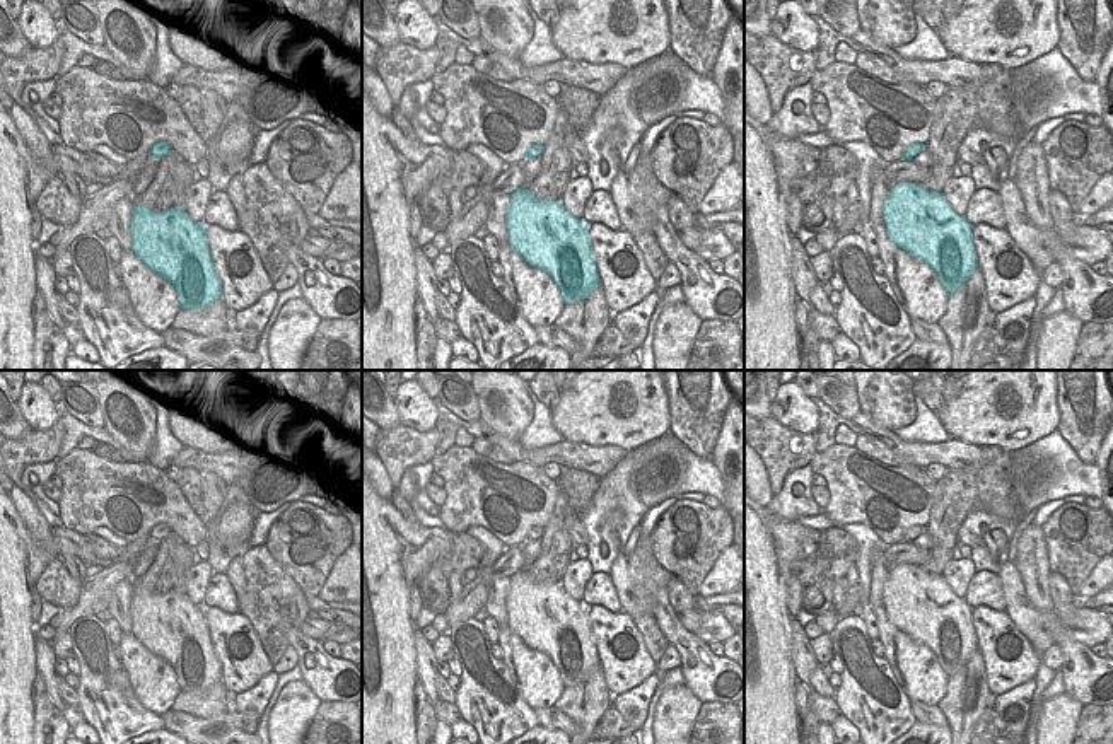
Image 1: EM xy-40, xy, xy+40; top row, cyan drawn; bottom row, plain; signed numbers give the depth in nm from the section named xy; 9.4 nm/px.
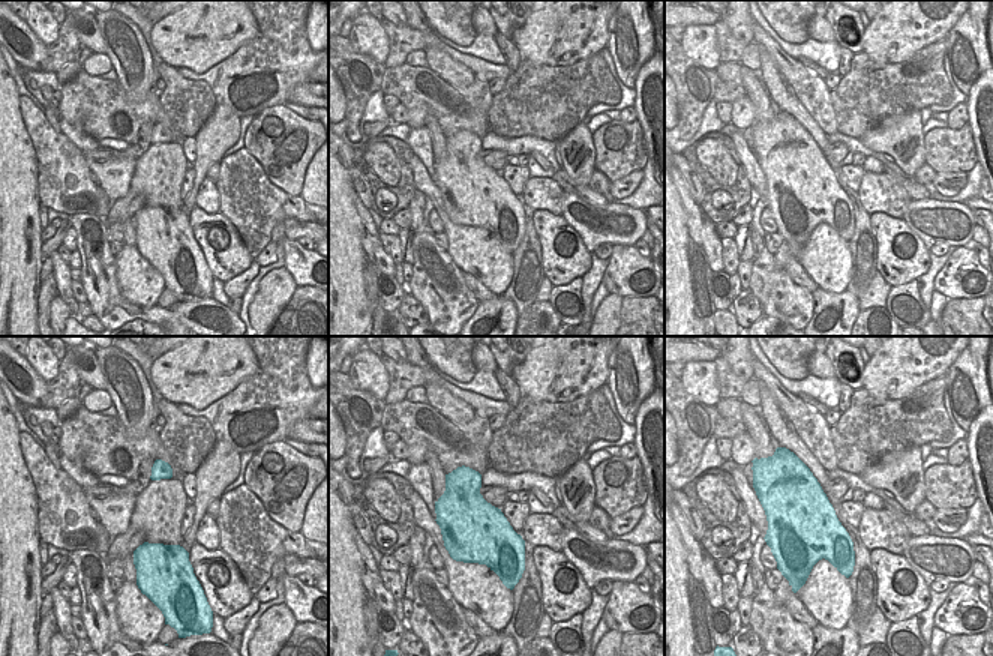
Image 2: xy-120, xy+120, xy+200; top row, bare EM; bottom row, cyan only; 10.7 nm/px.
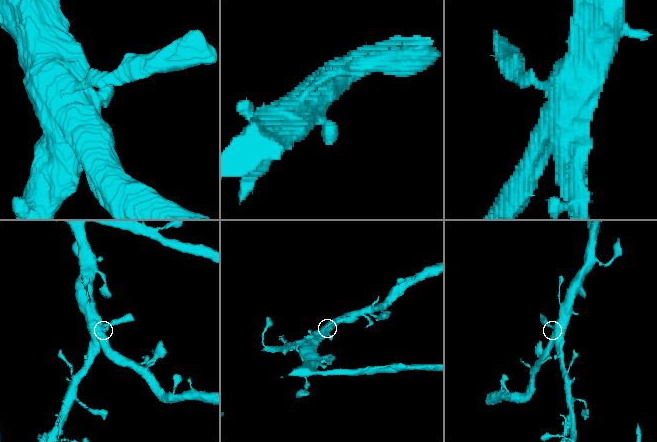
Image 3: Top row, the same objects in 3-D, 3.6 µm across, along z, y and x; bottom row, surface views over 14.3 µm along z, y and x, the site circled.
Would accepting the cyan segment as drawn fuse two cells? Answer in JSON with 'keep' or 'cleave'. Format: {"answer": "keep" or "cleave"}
{"answer": "keep"}

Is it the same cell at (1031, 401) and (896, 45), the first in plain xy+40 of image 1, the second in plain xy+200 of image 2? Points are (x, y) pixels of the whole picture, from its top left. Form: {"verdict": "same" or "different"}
{"verdict": "same"}

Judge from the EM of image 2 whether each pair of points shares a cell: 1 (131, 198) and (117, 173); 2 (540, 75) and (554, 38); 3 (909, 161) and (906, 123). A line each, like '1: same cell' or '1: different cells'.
1: different cells
2: different cells
3: same cell

